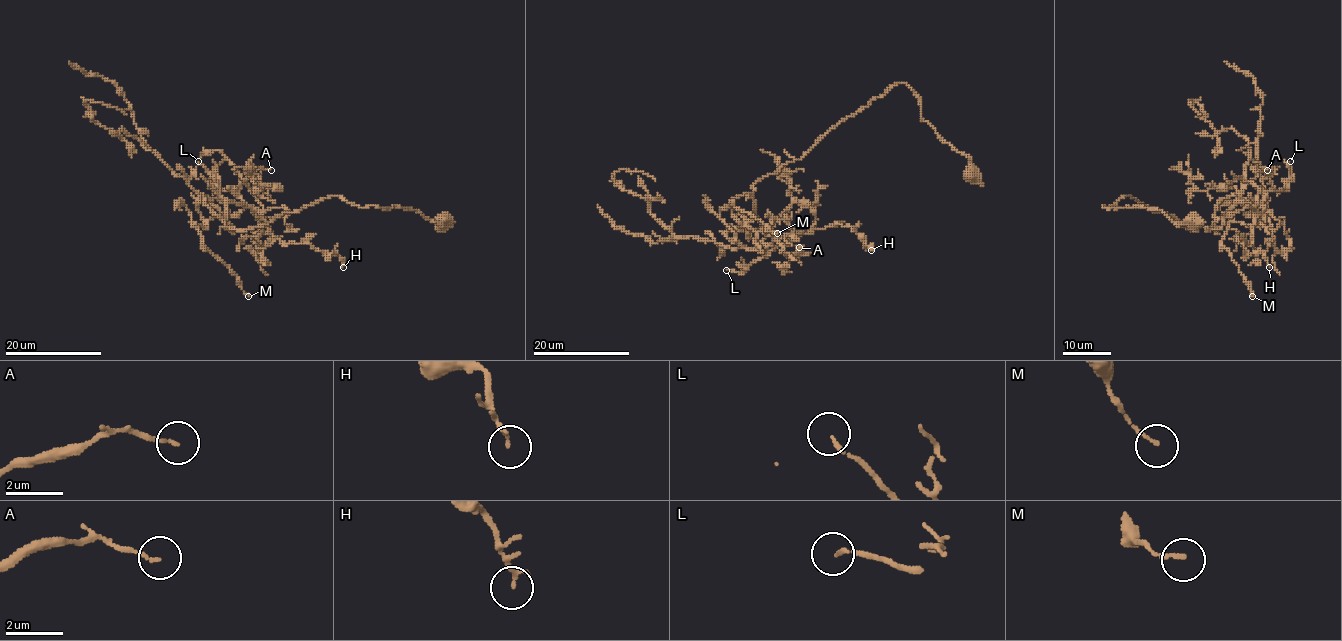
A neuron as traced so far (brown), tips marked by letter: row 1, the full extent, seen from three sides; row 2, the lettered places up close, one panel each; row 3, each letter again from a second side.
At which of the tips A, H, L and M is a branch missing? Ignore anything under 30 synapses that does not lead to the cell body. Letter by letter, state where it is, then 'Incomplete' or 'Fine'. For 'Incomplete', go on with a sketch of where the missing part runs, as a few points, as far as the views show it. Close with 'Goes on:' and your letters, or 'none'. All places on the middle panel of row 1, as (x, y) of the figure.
A: Place: (799, 247). Fine
H: Place: (871, 250). Fine
L: Place: (726, 270). Fine
M: Place: (777, 233). Fine
Goes on: none

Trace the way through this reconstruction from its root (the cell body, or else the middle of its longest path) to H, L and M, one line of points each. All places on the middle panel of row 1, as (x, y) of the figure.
H: (972, 172), (921, 117), (920, 99), (895, 83), (753, 185), (754, 214), (781, 244), (840, 223), (871, 250)
L: (972, 172), (921, 117), (920, 99), (895, 83), (753, 185), (754, 214), (773, 241), (742, 272), (726, 270)
M: (972, 172), (895, 83), (733, 198), (762, 252), (739, 244), (720, 210), (732, 203), (777, 233)

